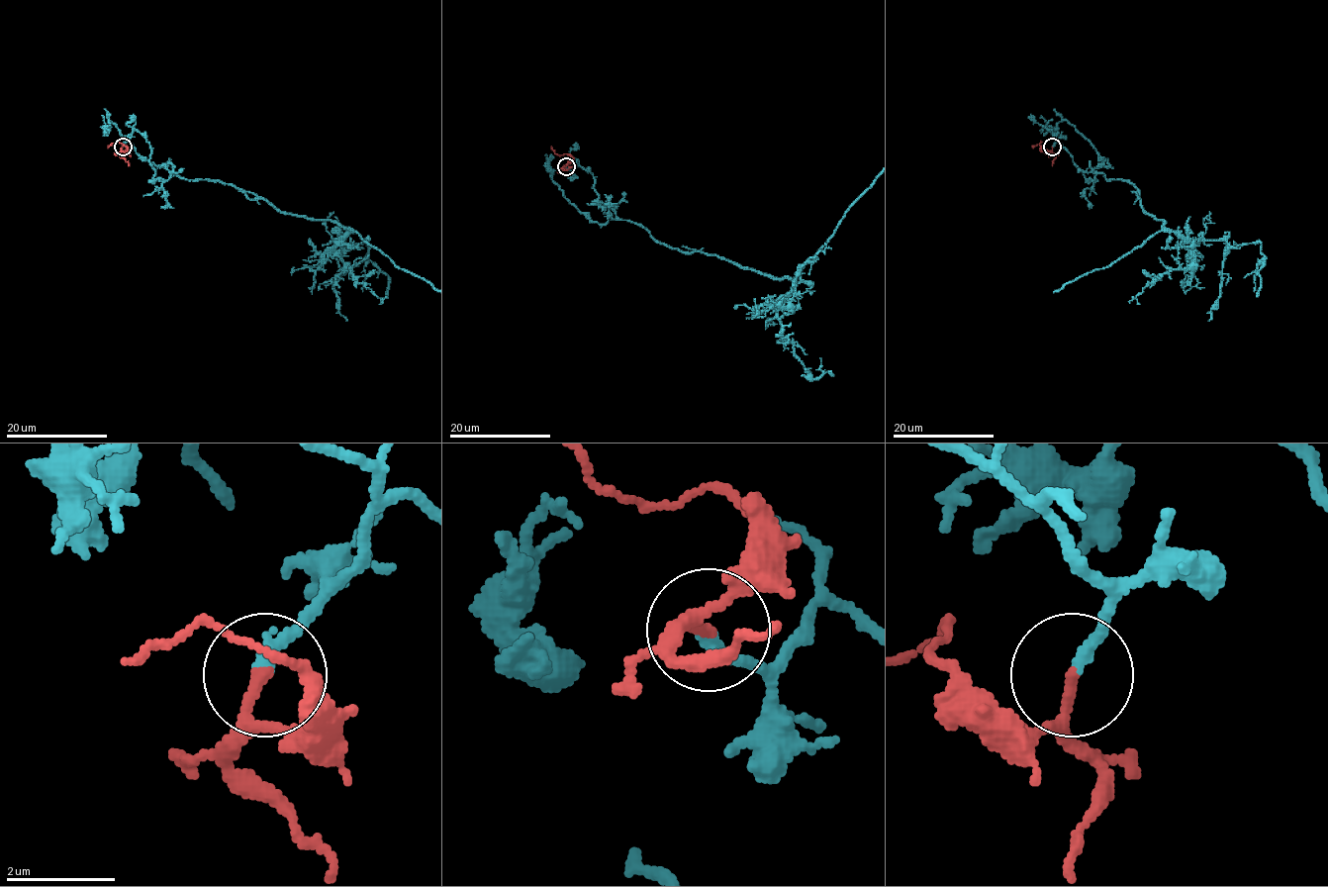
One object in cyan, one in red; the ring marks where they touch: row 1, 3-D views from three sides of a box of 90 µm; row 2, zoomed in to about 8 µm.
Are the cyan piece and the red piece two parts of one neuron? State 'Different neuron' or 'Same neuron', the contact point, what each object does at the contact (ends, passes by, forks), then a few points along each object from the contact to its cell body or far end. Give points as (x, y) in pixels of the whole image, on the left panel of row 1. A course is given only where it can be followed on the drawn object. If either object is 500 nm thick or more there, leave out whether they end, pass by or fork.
Same neuron. Place: (123, 147). At the ring cyan ends. At the ring red passes by. Course of cyan: (123, 146), (145, 139), (154, 178), (216, 179), (349, 228). Course of red: (123, 147), (124, 151), (127, 147), (115, 142), (108, 147)

